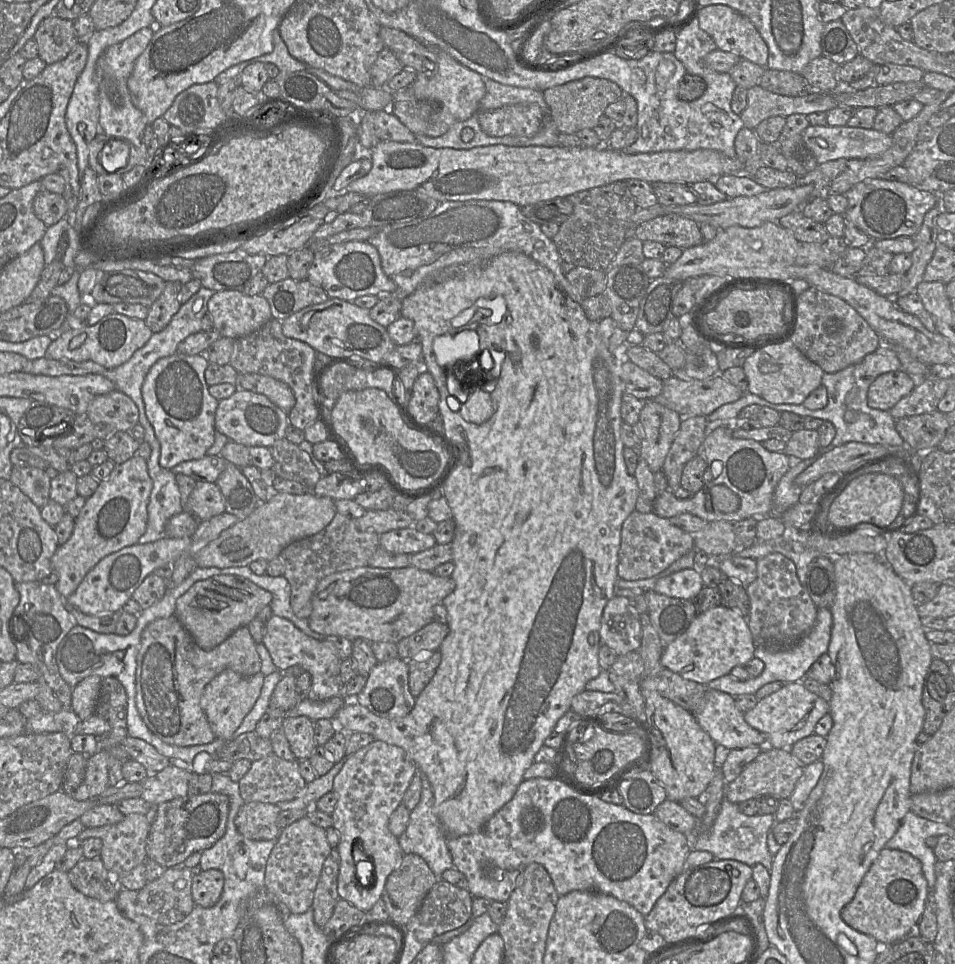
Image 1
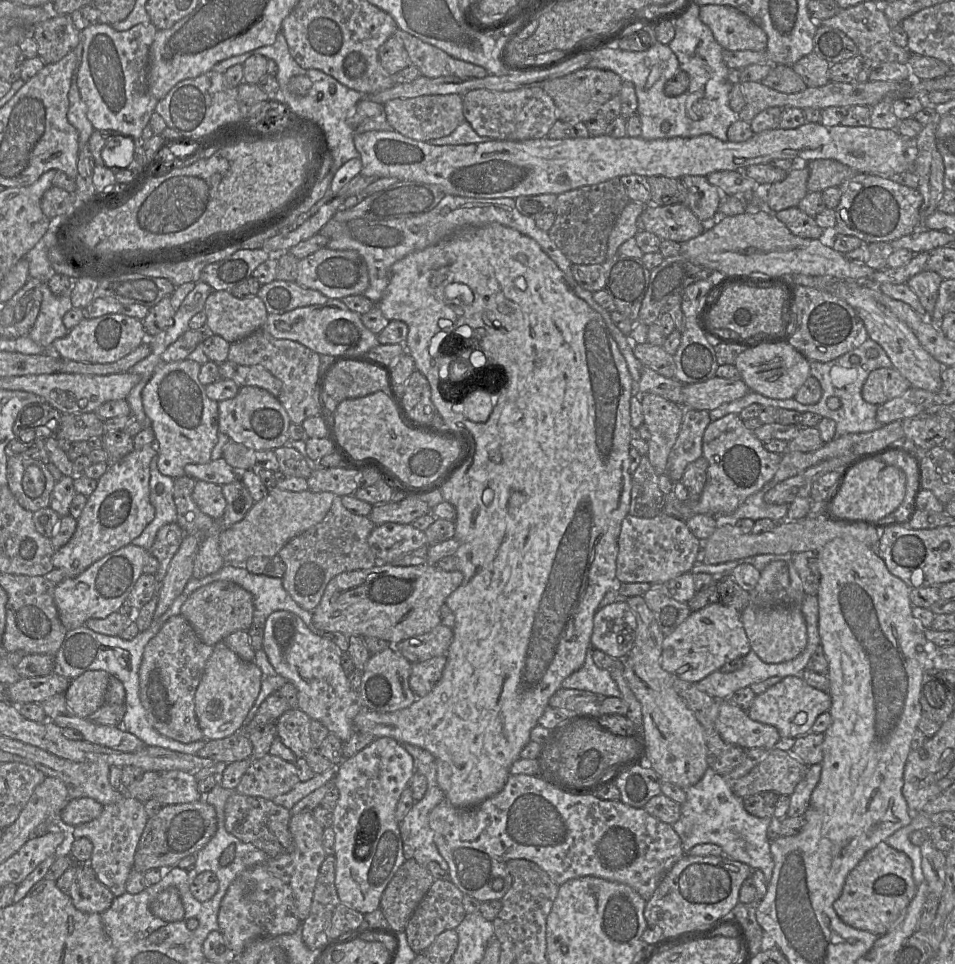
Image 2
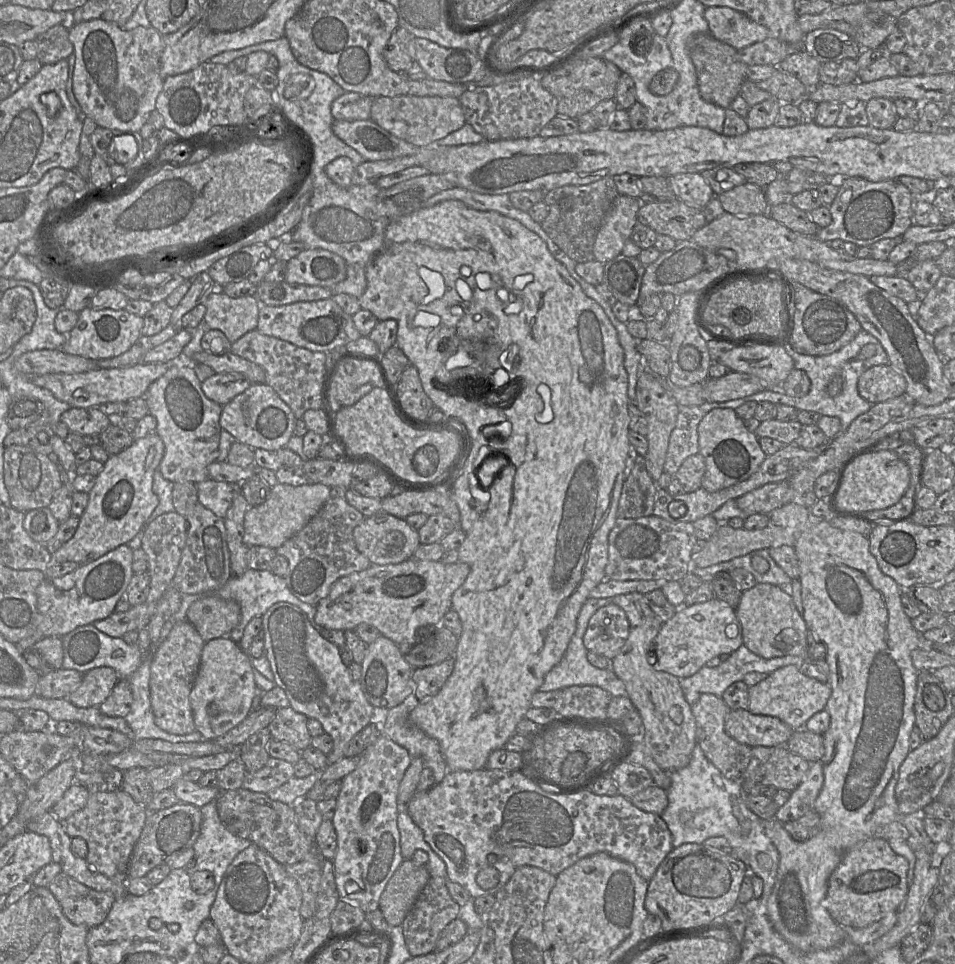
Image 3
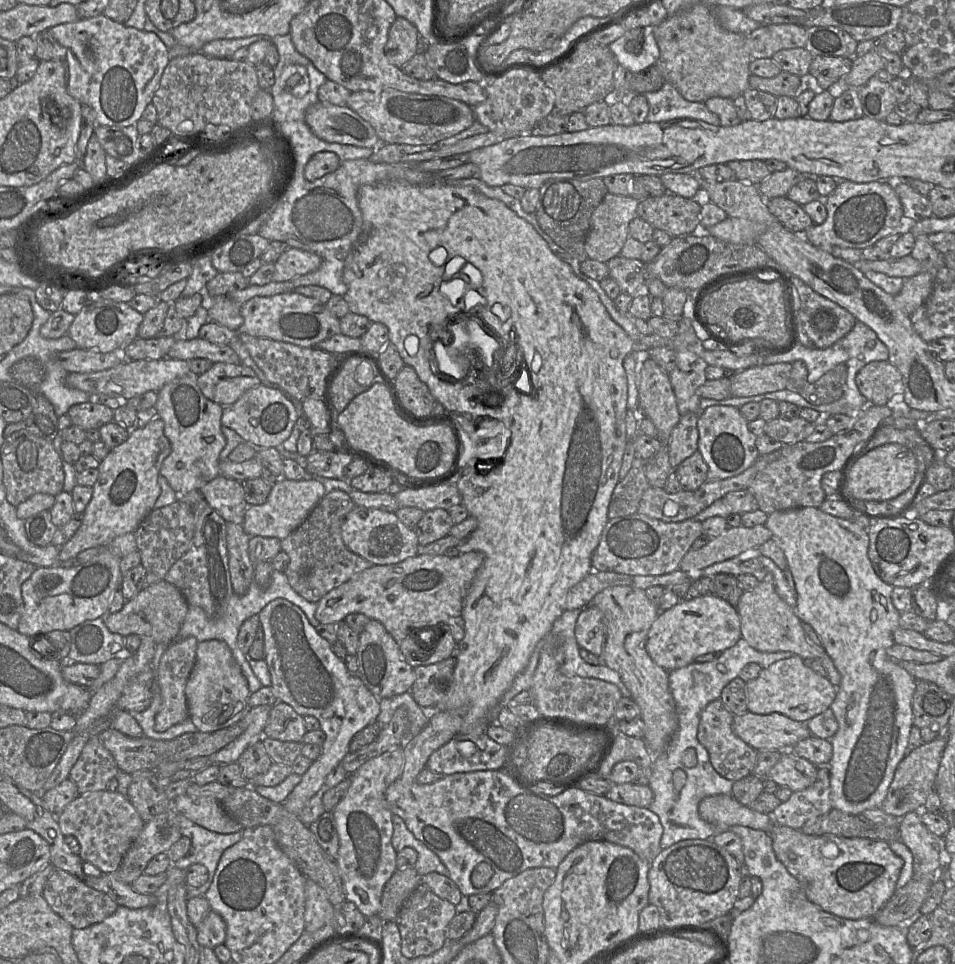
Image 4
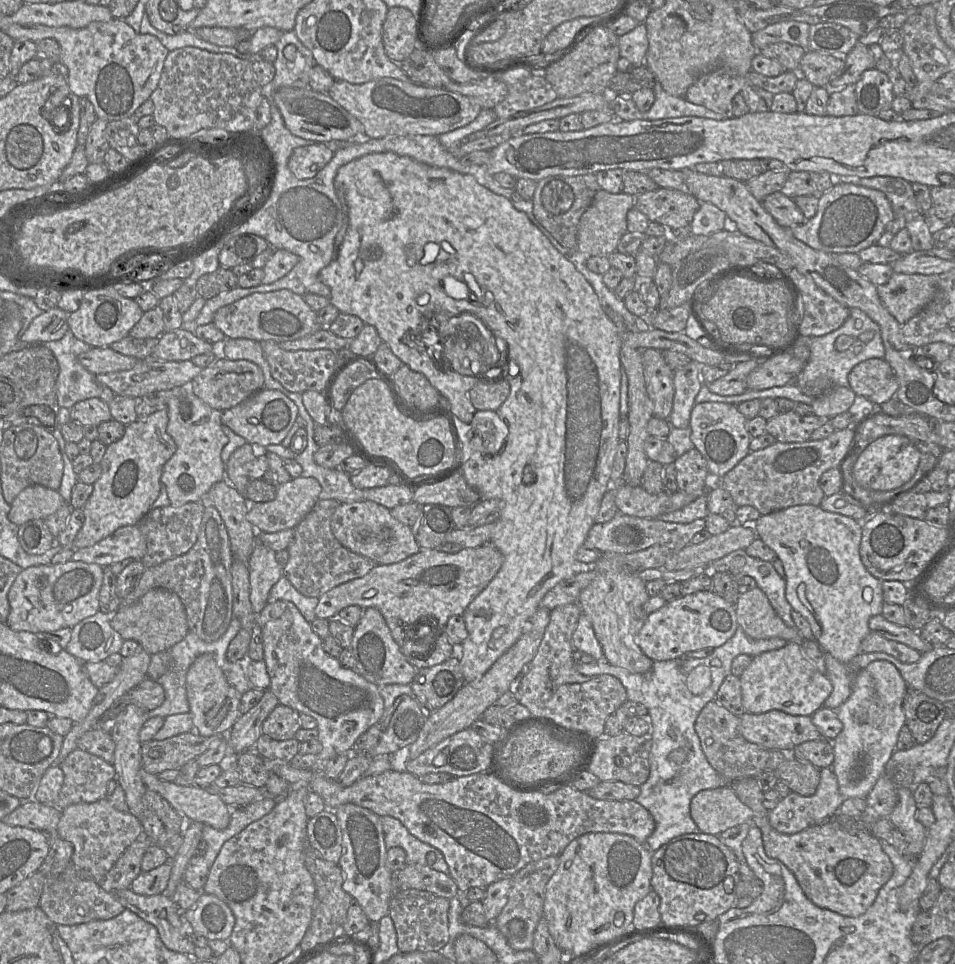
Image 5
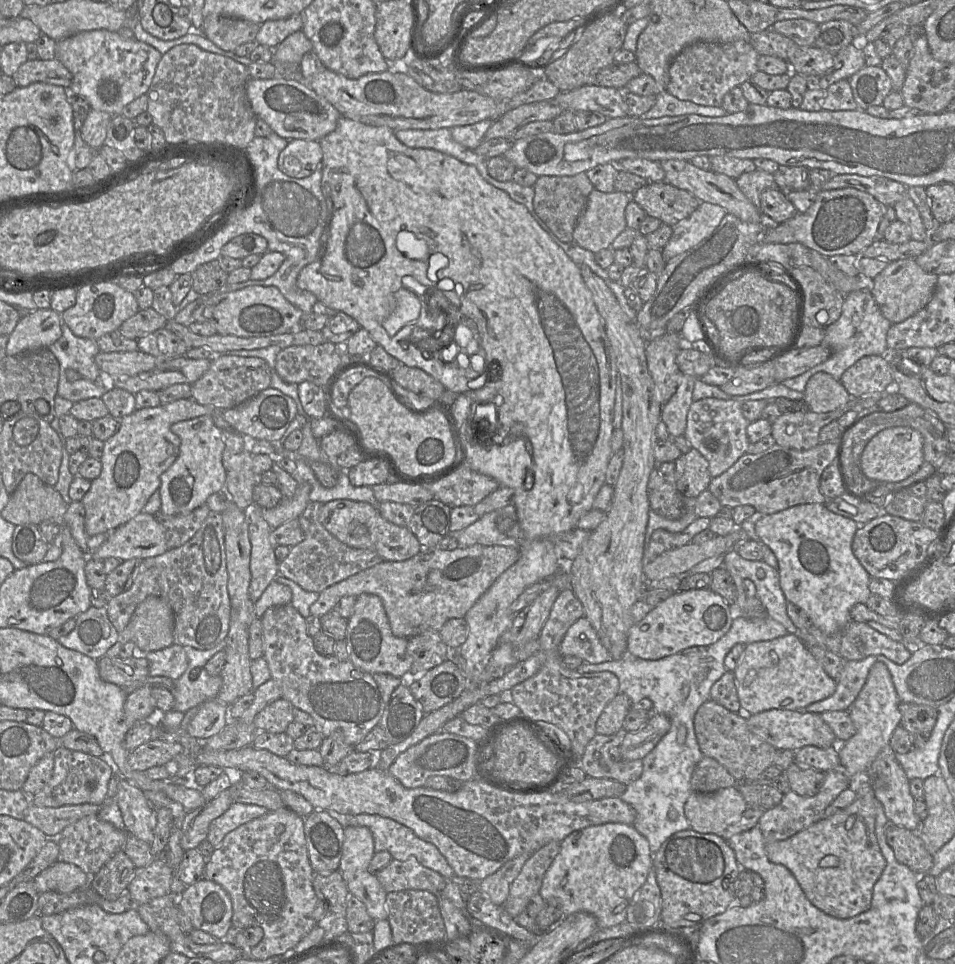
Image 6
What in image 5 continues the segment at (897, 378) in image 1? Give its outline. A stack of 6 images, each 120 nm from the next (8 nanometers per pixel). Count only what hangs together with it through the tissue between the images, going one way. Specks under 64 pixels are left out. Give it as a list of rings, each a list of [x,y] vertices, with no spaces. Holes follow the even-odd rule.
[[[870,358],[856,364],[848,374],[849,387],[856,395],[880,405],[896,396],[898,379],[884,358]]]

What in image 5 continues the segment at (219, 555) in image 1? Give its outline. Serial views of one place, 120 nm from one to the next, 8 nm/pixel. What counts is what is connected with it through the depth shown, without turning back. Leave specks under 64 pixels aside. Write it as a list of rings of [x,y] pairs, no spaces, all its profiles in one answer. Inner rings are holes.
[[[298,477],[279,484],[274,500],[250,503],[247,520],[256,532],[294,529],[319,500],[320,483],[313,477]]]

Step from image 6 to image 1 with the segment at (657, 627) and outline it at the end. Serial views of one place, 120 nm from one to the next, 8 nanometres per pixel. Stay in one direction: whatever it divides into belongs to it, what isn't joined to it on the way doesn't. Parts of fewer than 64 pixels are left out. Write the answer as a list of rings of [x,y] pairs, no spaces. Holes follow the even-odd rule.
[[[719,605],[697,614],[687,630],[664,647],[661,665],[683,679],[707,685],[754,658],[755,648],[747,618],[737,610]]]

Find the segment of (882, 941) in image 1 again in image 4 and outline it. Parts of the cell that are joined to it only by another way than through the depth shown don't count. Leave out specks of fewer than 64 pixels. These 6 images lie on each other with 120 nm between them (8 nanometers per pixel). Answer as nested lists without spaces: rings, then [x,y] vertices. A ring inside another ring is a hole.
[[[774,821],[769,827],[769,836],[777,859],[798,880],[807,899],[826,912],[852,920],[873,918],[896,891],[896,882],[903,867],[903,860],[891,850],[886,841],[845,838],[832,834],[807,835],[798,829],[781,826]]]

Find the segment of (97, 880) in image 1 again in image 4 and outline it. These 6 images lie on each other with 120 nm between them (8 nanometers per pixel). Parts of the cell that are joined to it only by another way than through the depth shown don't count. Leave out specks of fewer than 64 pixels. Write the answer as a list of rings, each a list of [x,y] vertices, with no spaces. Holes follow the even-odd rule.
[[[61,869],[52,871],[42,896],[51,909],[74,929],[83,929],[102,922],[119,907],[108,894],[89,887],[79,878]]]

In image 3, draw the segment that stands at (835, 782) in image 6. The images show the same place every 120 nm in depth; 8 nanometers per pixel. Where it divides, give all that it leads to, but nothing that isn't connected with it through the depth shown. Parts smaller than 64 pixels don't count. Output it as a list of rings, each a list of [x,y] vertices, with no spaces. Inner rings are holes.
[[[821,761],[812,762],[799,786],[790,792],[787,802],[777,809],[775,819],[784,824],[814,811],[814,804],[824,782]]]

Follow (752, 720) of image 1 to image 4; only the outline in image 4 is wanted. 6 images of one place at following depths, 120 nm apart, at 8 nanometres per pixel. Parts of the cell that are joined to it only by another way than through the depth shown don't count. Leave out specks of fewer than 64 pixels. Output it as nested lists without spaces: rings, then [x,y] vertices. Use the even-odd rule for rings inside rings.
[[[798,655],[762,668],[757,678],[746,682],[746,704],[749,712],[763,715],[777,712],[803,723],[830,708],[836,694],[837,687],[827,677],[807,667]]]

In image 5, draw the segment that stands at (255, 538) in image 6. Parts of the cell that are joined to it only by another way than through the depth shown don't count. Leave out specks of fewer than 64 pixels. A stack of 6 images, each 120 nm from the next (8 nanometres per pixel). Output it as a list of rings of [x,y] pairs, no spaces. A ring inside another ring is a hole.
[[[255,537],[255,547],[248,561],[250,602],[259,614],[268,603],[269,593],[283,575],[283,567],[276,560],[276,552]]]

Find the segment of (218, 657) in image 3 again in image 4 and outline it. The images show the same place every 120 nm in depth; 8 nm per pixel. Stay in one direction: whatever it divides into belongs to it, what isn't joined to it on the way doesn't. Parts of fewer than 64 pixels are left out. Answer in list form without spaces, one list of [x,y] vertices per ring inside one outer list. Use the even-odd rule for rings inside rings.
[[[224,641],[198,643],[196,661],[185,686],[185,695],[188,717],[199,732],[215,732],[241,721],[250,709],[250,694],[248,682]]]

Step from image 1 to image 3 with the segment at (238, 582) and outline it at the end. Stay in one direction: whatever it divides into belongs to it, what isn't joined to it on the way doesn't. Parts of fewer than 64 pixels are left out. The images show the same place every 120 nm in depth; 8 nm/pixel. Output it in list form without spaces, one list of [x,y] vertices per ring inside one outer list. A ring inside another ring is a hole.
[[[206,597],[190,605],[187,620],[195,627],[205,642],[229,637],[241,619],[239,604],[221,597]]]

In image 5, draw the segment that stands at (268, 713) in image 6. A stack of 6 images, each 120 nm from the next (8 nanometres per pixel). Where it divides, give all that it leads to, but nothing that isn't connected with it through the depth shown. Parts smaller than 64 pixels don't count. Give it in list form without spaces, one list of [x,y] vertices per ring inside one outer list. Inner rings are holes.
[[[279,703],[262,723],[262,734],[280,741],[295,738],[301,728],[299,715],[295,709]]]

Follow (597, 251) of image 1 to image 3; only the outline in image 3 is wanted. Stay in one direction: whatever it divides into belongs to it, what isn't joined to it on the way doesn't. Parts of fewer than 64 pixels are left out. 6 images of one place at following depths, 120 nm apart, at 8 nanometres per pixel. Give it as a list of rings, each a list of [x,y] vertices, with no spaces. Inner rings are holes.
[[[604,177],[586,185],[566,185],[544,192],[543,201],[549,208],[549,214],[541,223],[541,227],[553,242],[571,259],[577,263],[595,260],[593,247],[596,235],[602,225],[605,215],[619,195],[612,177]]]

